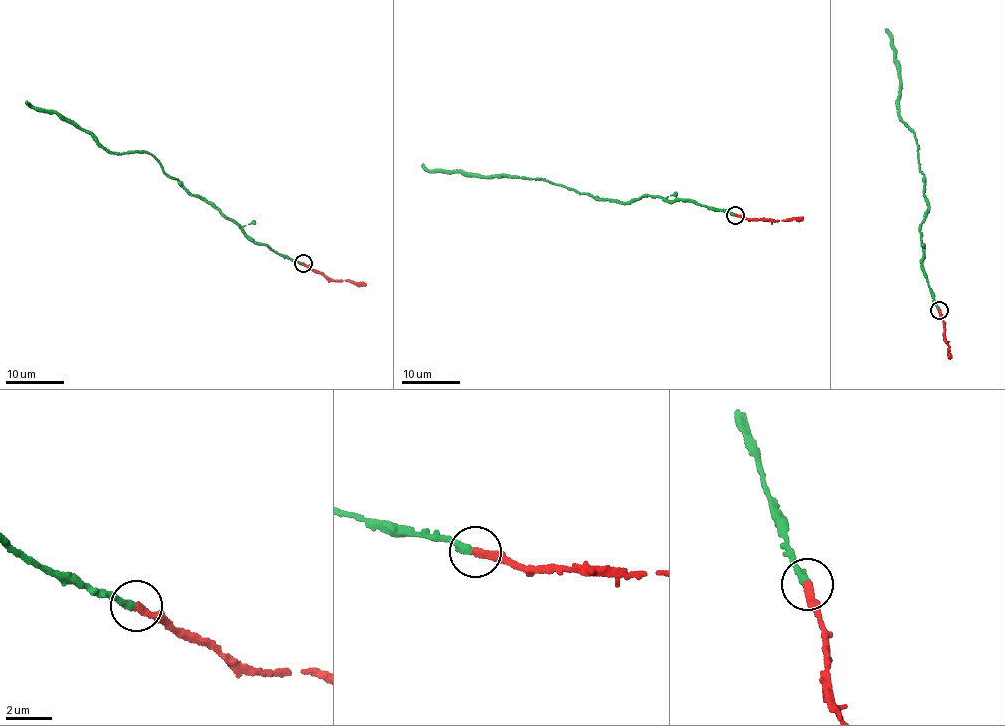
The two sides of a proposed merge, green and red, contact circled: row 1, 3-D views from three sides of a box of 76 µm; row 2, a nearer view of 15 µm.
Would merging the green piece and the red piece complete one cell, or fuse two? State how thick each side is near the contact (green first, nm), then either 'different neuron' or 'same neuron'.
340/360 nm | same neuron

